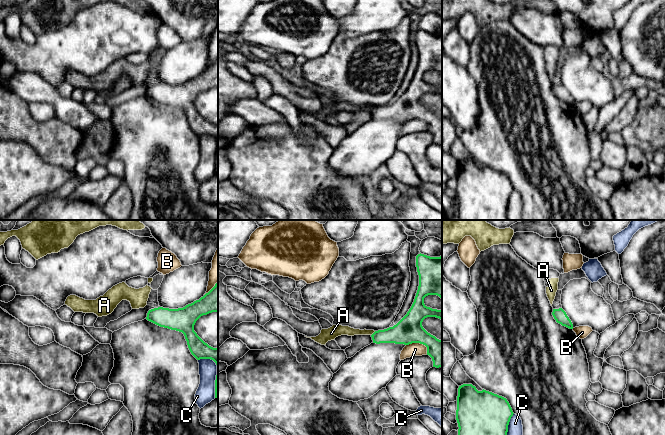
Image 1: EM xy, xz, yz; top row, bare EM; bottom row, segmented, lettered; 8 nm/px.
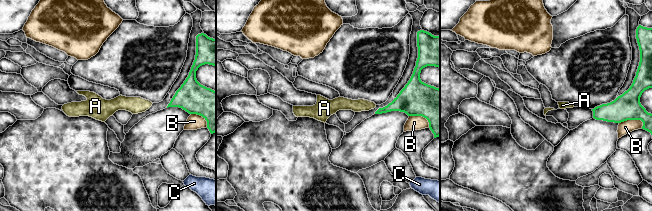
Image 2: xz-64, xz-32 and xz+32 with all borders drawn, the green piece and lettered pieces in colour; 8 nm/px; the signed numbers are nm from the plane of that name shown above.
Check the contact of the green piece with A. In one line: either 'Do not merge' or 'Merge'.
Do not merge

